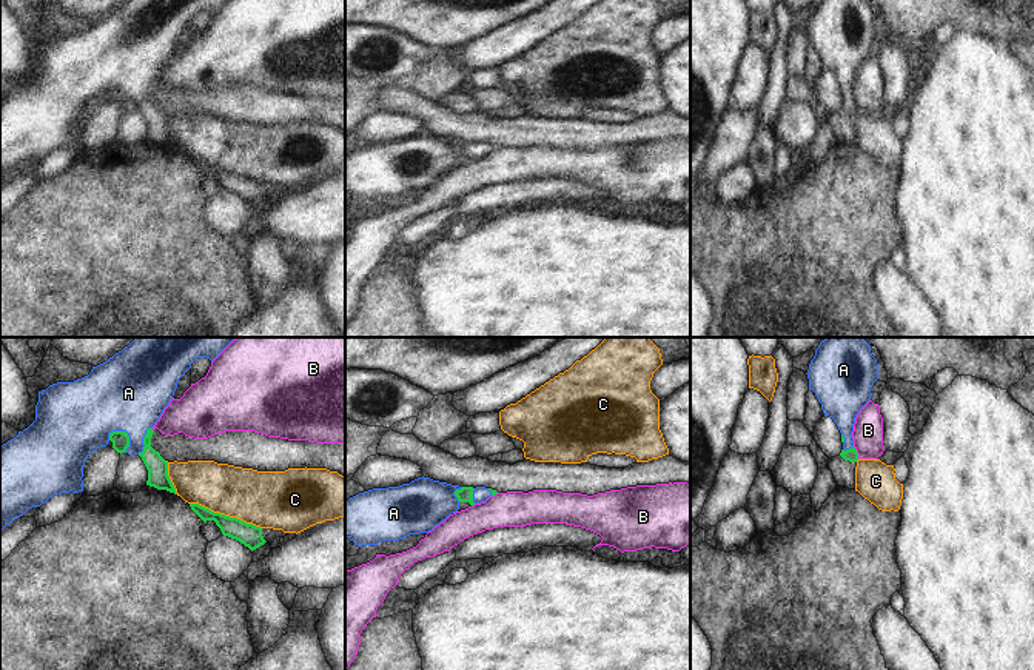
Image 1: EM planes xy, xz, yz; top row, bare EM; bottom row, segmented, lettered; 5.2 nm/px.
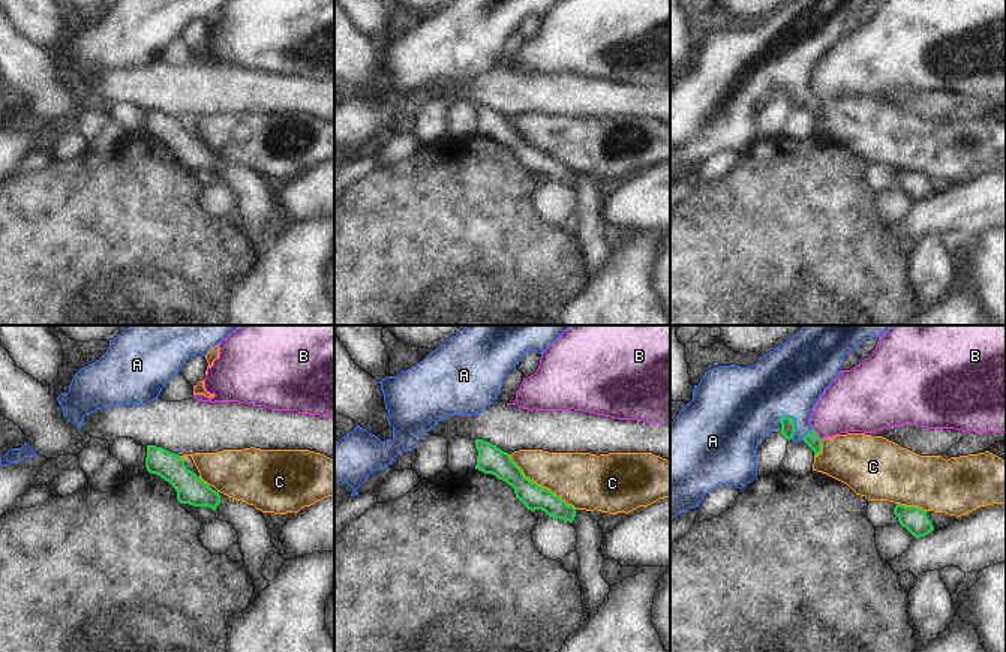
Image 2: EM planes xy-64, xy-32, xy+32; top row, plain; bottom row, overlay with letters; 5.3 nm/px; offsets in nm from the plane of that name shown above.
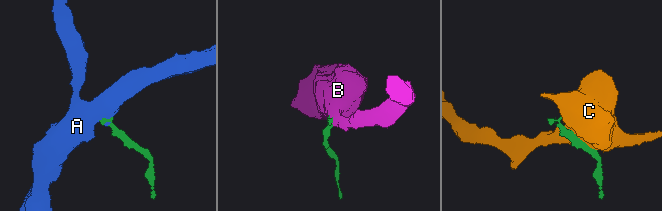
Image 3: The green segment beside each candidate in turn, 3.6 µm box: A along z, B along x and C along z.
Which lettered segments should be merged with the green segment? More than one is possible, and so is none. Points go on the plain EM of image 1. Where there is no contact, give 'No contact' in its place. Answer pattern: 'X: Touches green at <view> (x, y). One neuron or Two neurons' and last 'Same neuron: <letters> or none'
A: Touches green at xy (127, 90). One neuron
B: Touches green at yz (856, 107). Two neurons
C: Touches green at xy (224, 170). Two neurons
Same neuron: A

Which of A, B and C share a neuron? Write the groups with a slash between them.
A / B / C

